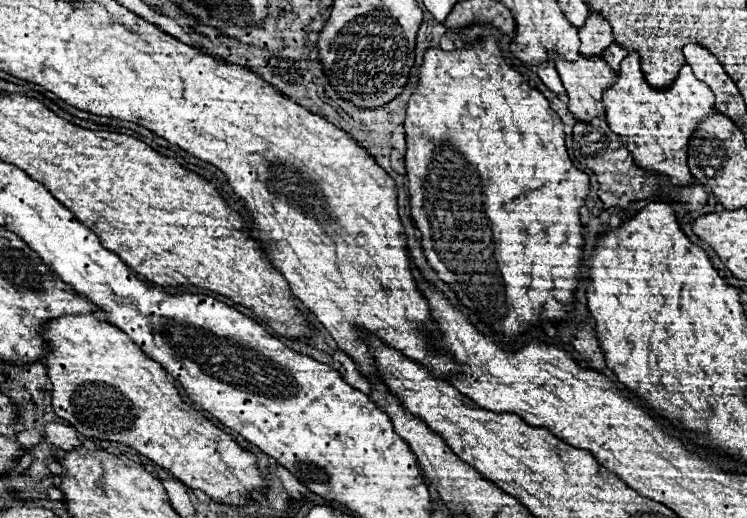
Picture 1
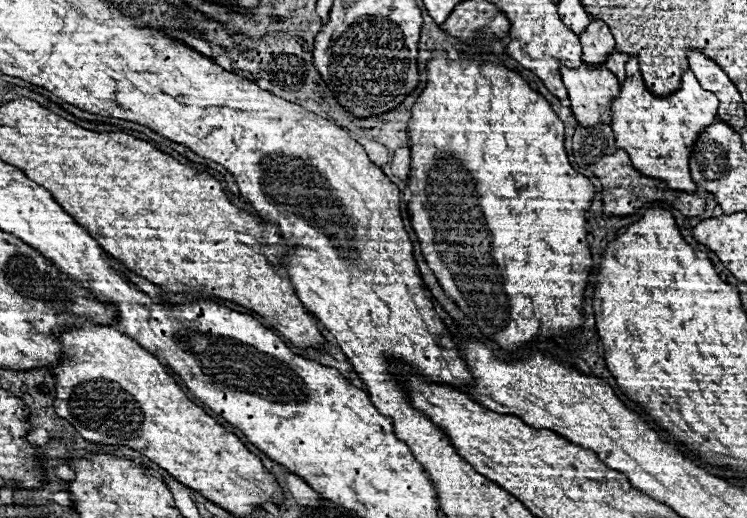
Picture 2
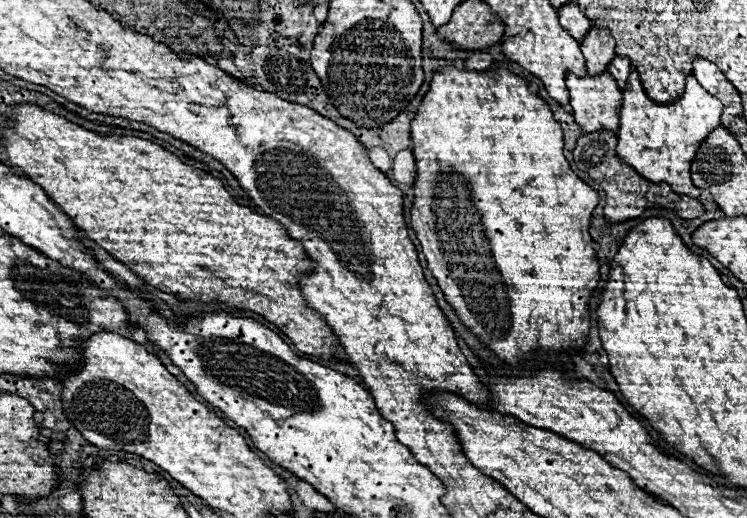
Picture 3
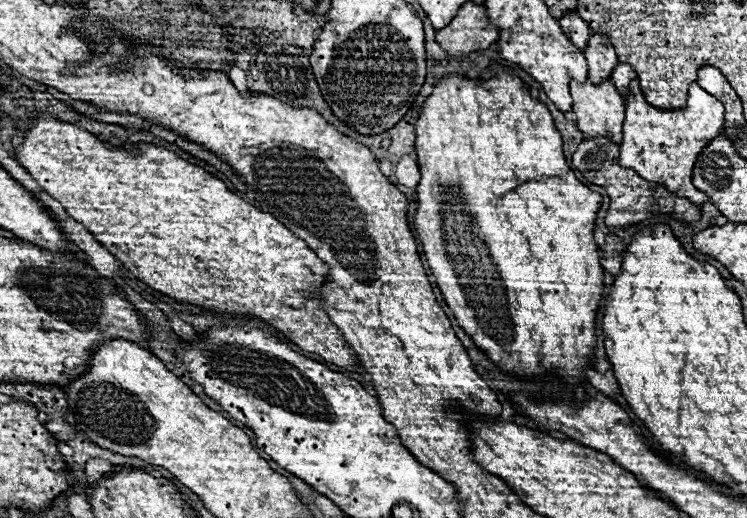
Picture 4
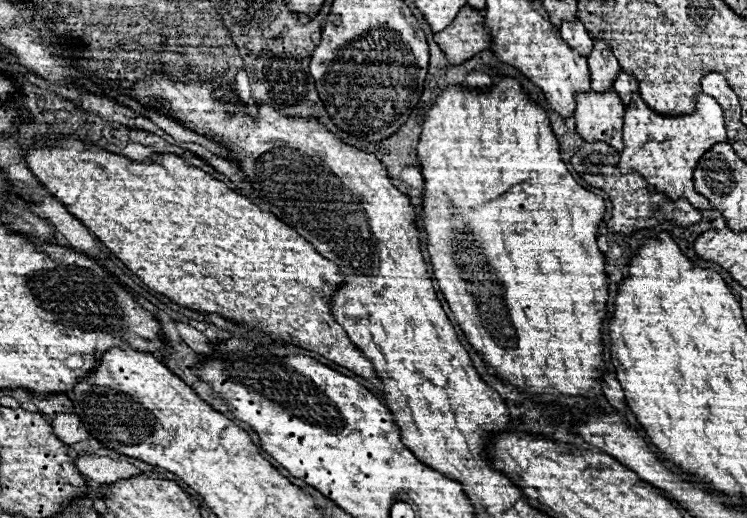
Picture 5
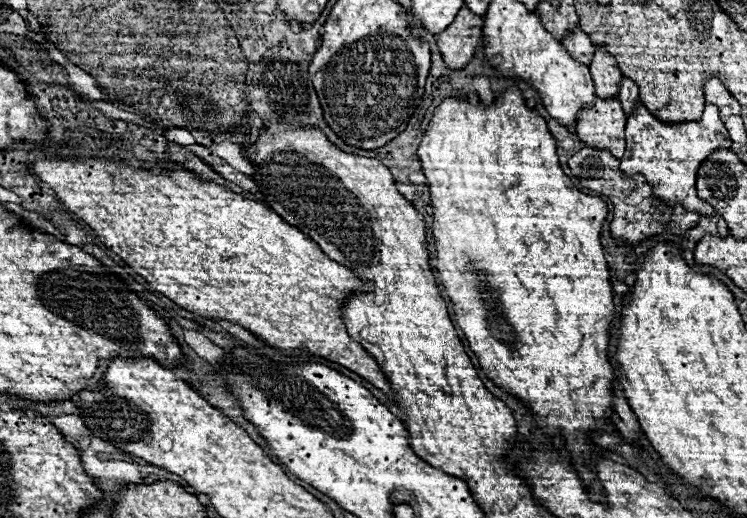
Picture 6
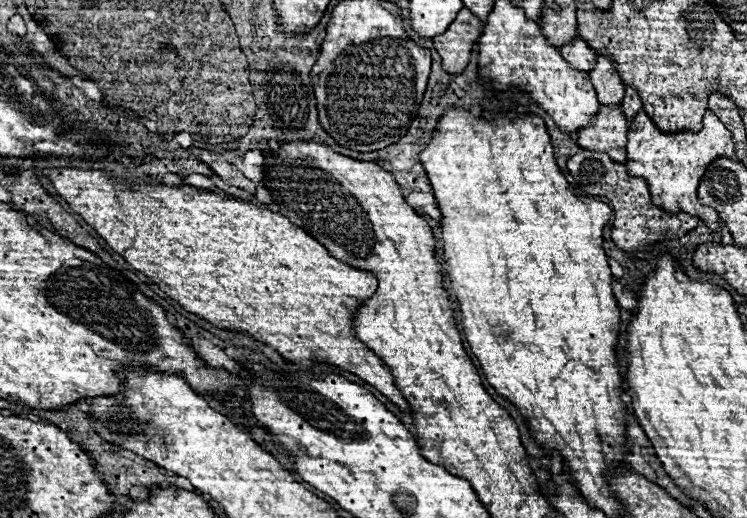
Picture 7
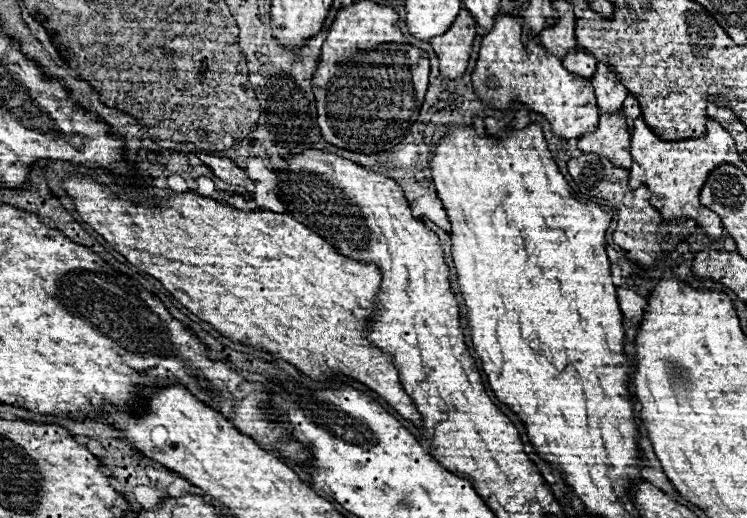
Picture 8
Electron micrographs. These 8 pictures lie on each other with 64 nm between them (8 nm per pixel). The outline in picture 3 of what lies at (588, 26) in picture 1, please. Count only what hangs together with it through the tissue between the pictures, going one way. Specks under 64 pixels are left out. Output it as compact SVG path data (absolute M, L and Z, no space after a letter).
M590 28L590 32L582 40L582 52L586 58L586 70L590 74L602 74L614 54L614 38L606 28Z

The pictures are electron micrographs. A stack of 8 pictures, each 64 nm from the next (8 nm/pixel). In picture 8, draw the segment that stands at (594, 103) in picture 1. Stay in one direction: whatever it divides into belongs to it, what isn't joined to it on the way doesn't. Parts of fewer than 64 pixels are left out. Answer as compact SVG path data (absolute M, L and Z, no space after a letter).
M622 112L600 114L600 122L594 132L578 138L582 152L594 152L608 158L614 166L630 168L630 132Z

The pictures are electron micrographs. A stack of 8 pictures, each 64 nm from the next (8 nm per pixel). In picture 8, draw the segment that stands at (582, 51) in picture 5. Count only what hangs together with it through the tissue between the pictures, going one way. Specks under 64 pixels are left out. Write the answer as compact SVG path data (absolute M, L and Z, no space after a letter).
M582 48L568 52L562 62L564 62L566 70L570 70L582 78L592 78L592 74L596 72L596 66L598 66L598 60L592 54L586 54L586 50L582 50Z

